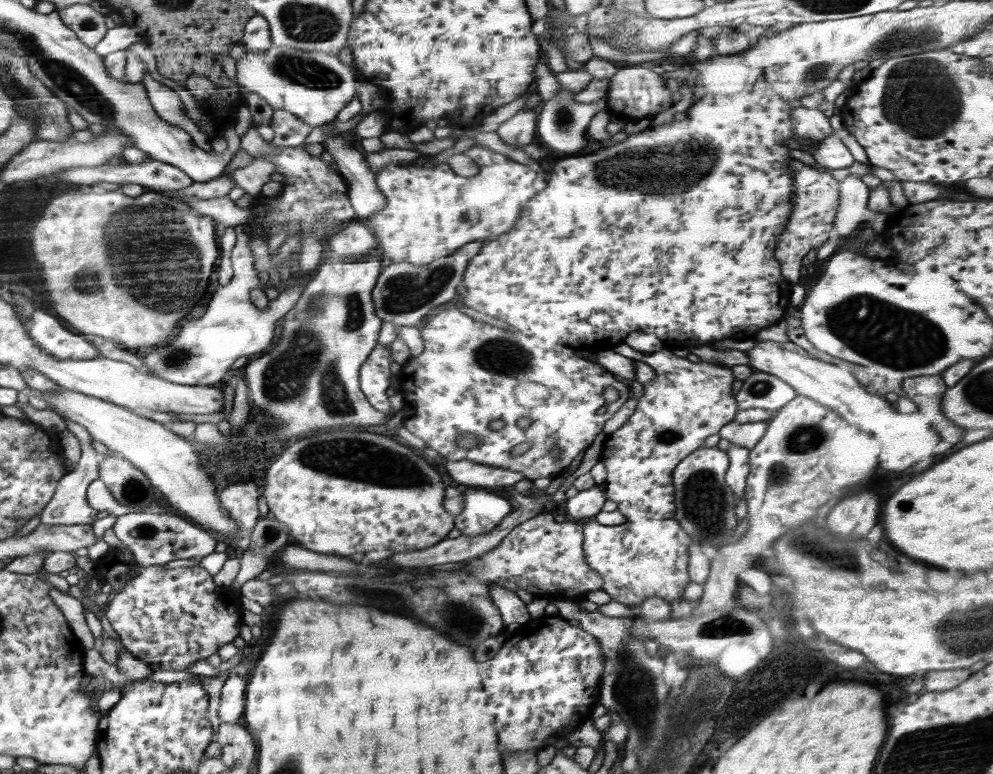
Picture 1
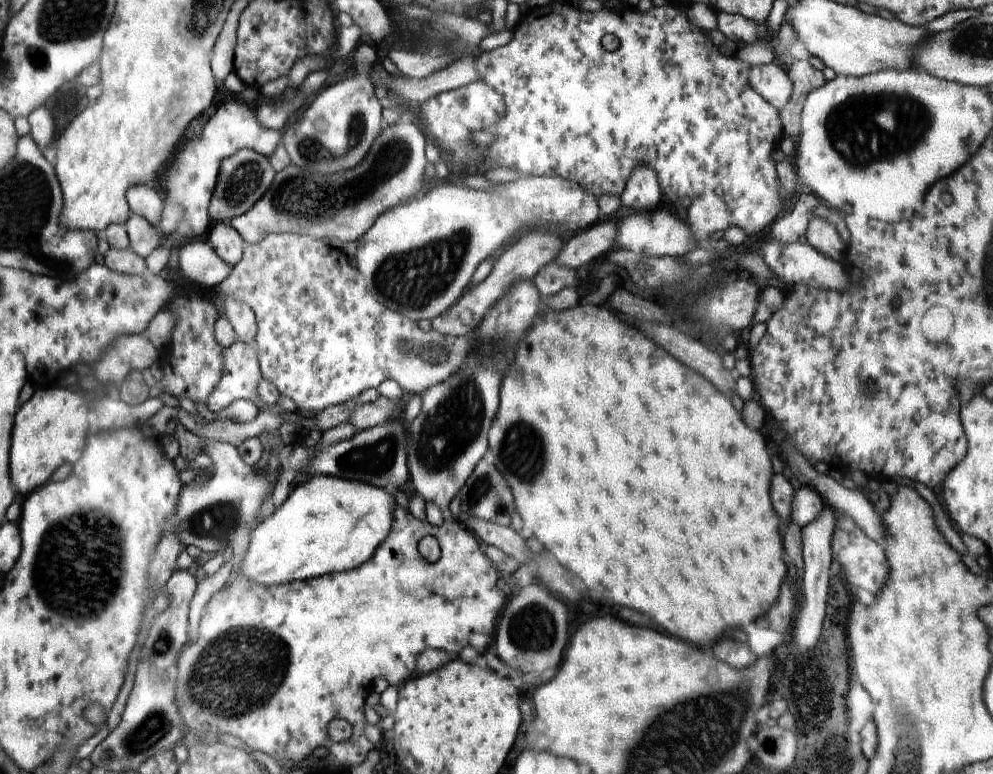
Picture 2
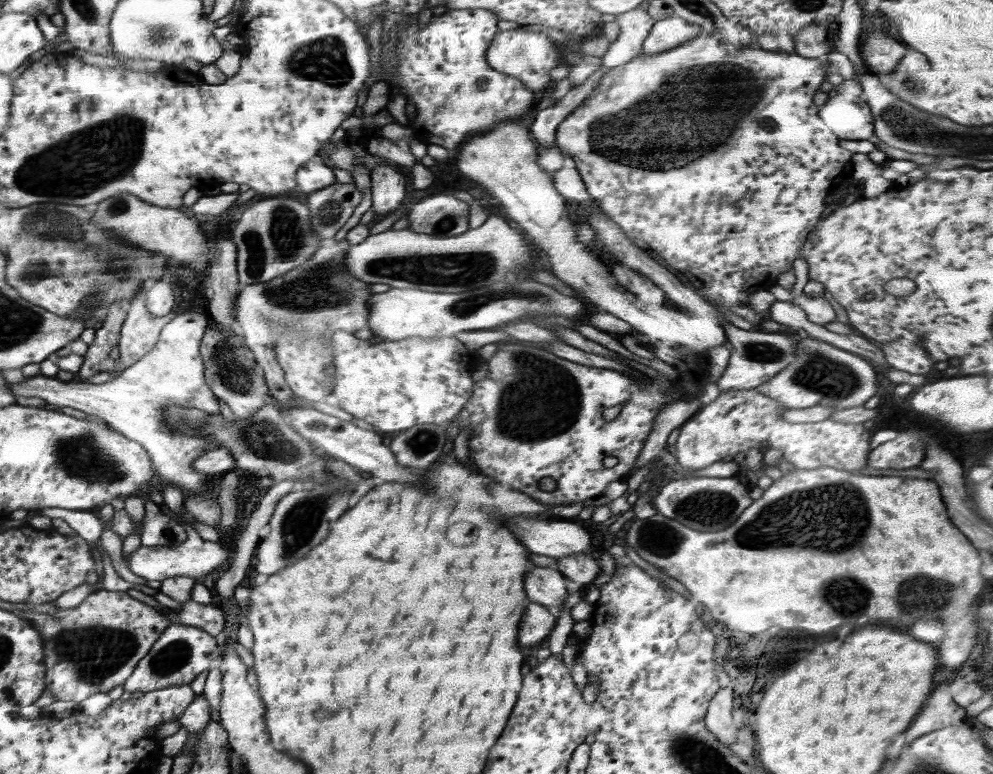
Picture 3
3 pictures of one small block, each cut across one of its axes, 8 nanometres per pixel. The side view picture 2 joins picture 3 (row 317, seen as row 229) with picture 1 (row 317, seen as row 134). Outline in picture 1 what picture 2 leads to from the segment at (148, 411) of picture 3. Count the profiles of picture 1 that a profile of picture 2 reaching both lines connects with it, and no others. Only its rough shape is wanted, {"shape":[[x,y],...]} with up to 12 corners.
{"shape":[[246,223],[234,227],[234,274],[202,318],[142,362],[177,385],[220,385],[258,356],[306,280],[266,308]]}

